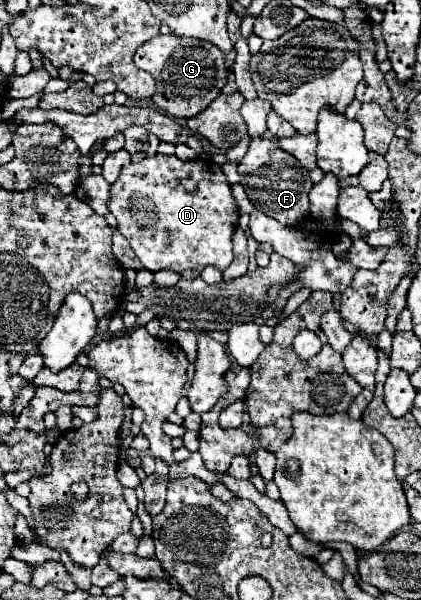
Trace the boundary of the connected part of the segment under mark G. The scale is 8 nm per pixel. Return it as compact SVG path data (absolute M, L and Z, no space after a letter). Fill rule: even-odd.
M173 32L165 36L157 34L155 38L139 46L135 52L135 64L155 78L155 92L151 96L155 106L167 116L183 120L203 112L219 96L219 82L223 90L229 76L223 52L217 46Z

